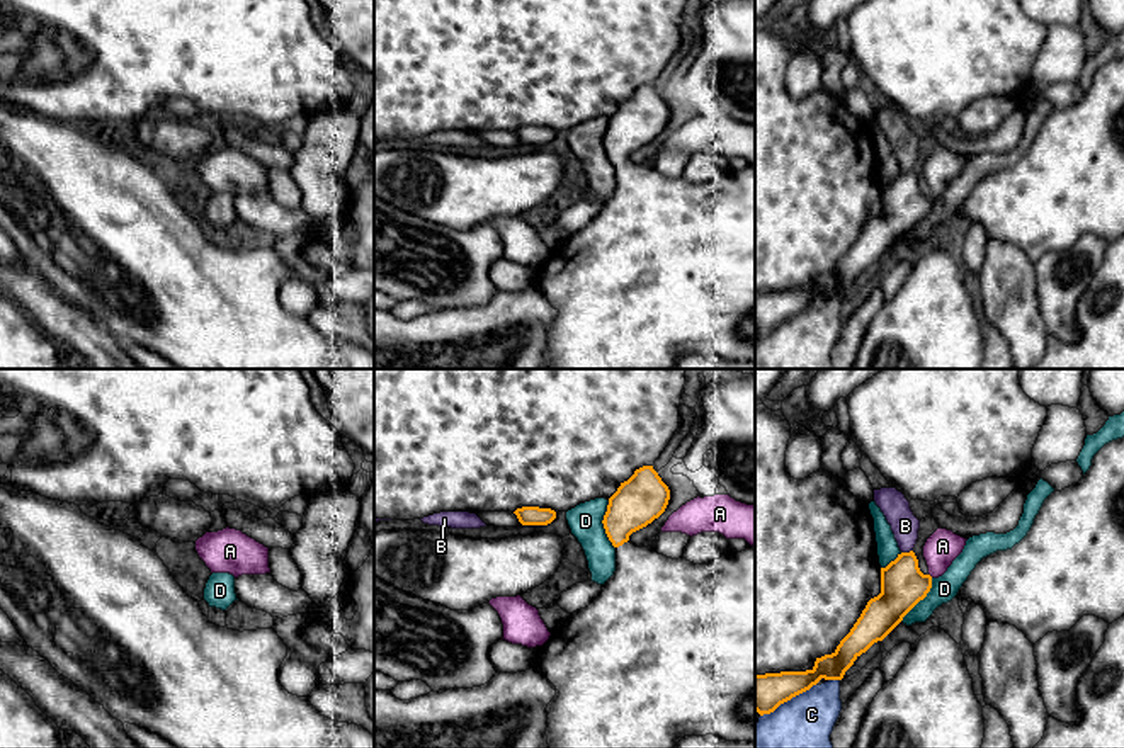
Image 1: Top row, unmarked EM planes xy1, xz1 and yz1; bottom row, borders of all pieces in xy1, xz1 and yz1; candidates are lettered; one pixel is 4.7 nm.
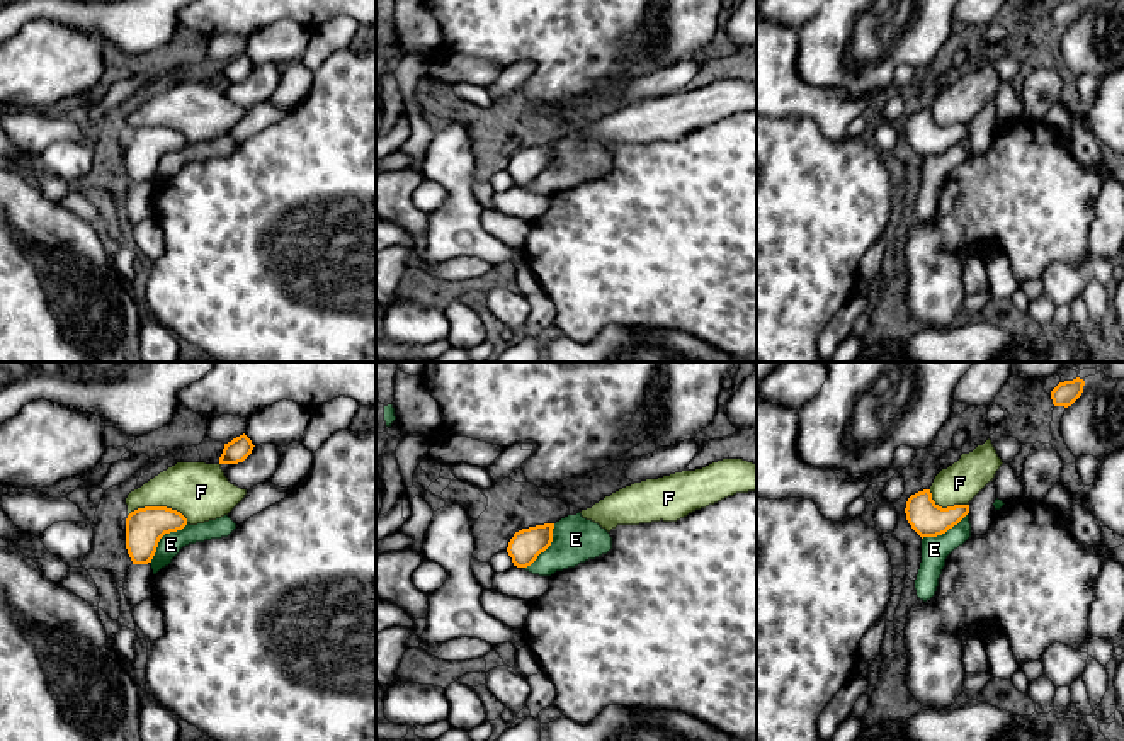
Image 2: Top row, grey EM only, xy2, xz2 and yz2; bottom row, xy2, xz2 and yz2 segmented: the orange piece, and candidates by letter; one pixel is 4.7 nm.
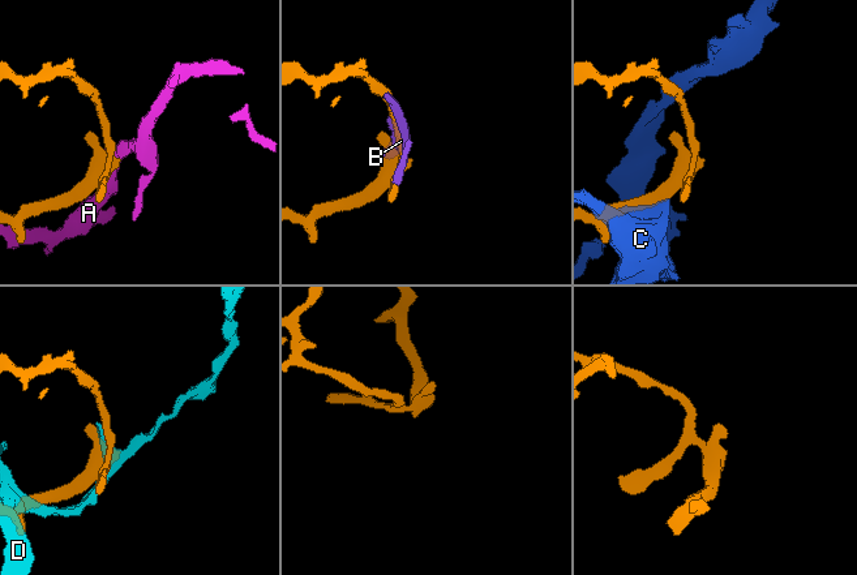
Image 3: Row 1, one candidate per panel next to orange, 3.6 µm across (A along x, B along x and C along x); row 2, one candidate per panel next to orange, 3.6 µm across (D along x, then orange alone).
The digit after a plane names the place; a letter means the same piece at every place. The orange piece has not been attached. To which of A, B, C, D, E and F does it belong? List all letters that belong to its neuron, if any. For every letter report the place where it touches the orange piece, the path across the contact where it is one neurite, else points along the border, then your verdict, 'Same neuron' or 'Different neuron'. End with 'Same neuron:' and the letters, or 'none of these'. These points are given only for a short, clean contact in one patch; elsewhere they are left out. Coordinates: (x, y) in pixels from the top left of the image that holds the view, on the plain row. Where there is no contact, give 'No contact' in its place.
A: No contact. Different neuron
B: Touches orange at yz1 (907, 172). Different neuron
C: Touches orange at yz1 (788, 318). Different neuron
D: Touches orange at xz1 (602, 141). Different neuron
E: Touches orange at xy2 (162, 155). Boundary: xy2 (187, 143), (167, 152), (160, 158), (150, 182). Different neuron
F: Touches orange at xy2 (158, 126). Different neuron
Same neuron: none of these

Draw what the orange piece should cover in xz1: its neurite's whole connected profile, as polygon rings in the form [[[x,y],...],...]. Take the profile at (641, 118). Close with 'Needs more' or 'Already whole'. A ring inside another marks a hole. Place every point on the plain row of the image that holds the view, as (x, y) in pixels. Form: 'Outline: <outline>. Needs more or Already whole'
Outline: [[[653,85],[636,88],[609,117],[602,143],[609,160],[616,167],[616,190],[602,204],[599,216],[588,226],[573,231],[549,255],[537,274],[537,286],[556,306],[556,314],[546,326],[549,369],[673,369],[684,355],[692,354],[714,354],[726,360],[755,360],[755,165],[748,165],[736,173],[721,175],[707,184],[694,184],[685,177],[672,178],[658,173],[651,165],[636,167],[631,163],[629,155],[658,138],[665,131],[668,119],[670,109]]]. Needs more

